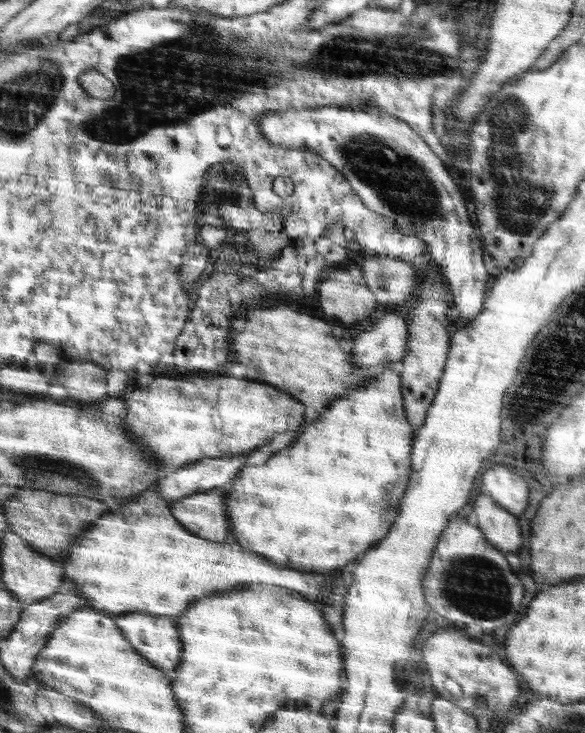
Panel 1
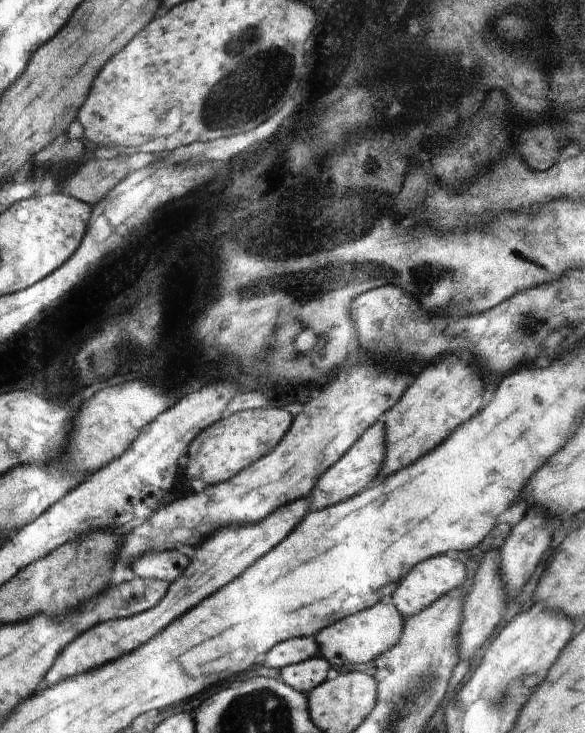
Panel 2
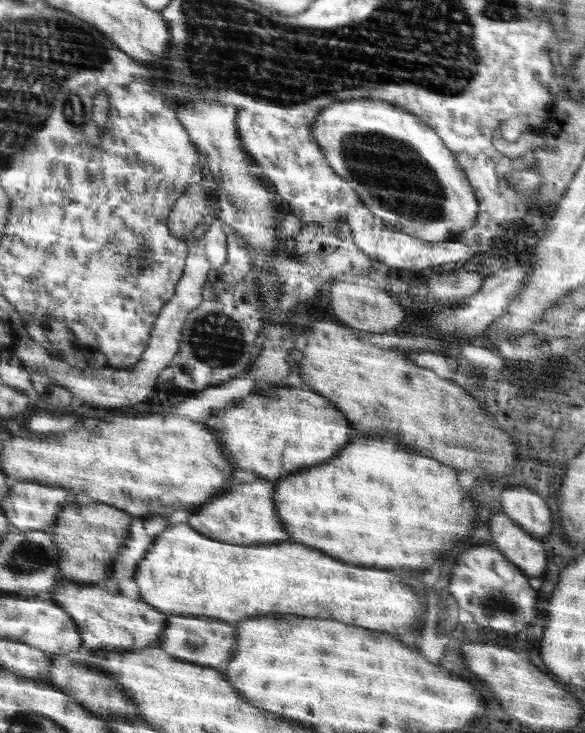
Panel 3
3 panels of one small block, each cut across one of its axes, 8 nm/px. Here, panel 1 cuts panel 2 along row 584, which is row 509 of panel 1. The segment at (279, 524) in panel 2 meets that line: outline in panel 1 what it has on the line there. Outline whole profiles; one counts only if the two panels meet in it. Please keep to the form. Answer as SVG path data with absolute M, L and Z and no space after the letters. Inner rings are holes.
M228 486L194 493L169 504L173 517L186 531L208 539L225 543L230 540L229 511L225 507Z

